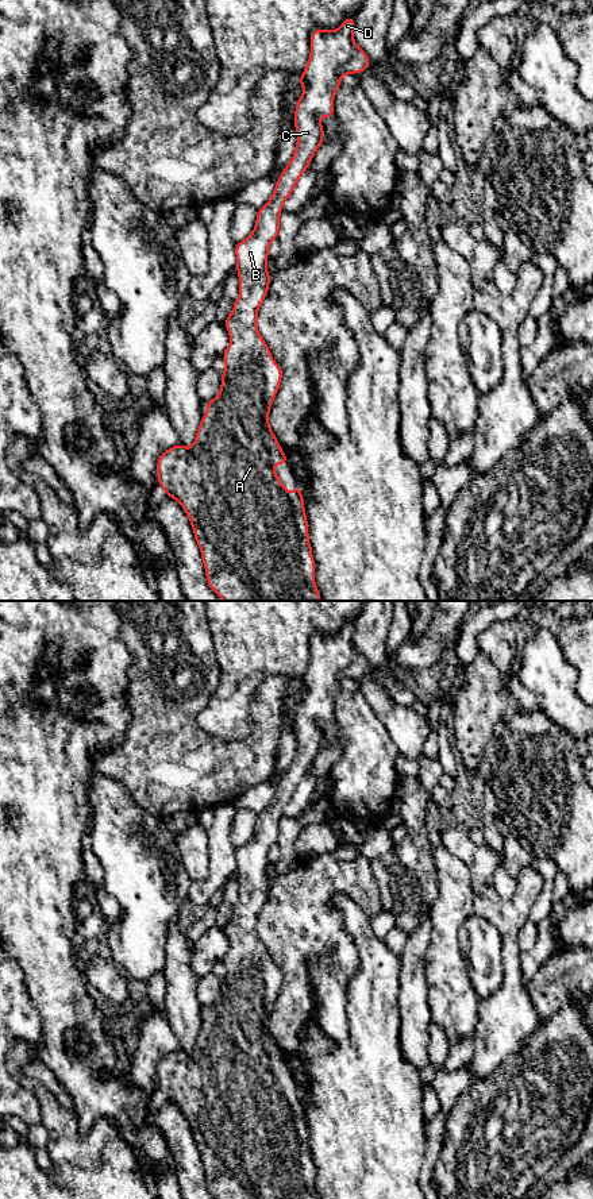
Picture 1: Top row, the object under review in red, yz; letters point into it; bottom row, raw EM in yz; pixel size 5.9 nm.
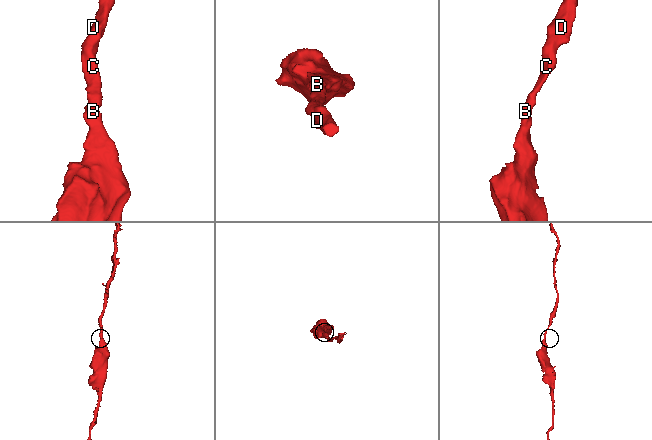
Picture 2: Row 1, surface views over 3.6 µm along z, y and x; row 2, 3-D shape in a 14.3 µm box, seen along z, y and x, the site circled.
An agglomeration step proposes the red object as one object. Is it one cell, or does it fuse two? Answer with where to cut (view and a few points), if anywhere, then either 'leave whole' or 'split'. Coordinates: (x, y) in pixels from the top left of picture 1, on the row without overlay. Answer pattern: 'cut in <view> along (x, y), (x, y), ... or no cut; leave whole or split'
no cut; leave whole

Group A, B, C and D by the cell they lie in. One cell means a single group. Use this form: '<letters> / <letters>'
A B C D

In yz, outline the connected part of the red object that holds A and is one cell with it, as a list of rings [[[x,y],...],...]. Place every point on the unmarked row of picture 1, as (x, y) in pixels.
[[[349,621],[338,635],[315,633],[311,639],[311,662],[297,683],[304,697],[294,714],[294,759],[282,774],[270,805],[258,814],[253,837],[246,845],[235,848],[239,902],[224,926],[230,951],[222,961],[226,976],[220,979],[220,998],[207,1006],[207,1018],[201,1022],[193,1050],[177,1049],[163,1056],[157,1067],[158,1090],[189,1122],[208,1191],[216,1199],[319,1199],[301,1092],[288,1098],[273,1073],[274,1069],[288,1068],[269,1029],[282,975],[258,937],[257,921],[269,897],[267,856],[278,841],[284,807],[323,748],[324,733],[319,724],[335,721],[334,702],[342,689],[340,682],[358,679],[371,668],[354,647],[354,631],[355,621]]]

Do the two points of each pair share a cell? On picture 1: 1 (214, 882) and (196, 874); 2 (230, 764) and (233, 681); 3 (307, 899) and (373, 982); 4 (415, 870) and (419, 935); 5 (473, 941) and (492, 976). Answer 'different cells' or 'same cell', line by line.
1: different cells
2: different cells
3: different cells
4: different cells
5: same cell

